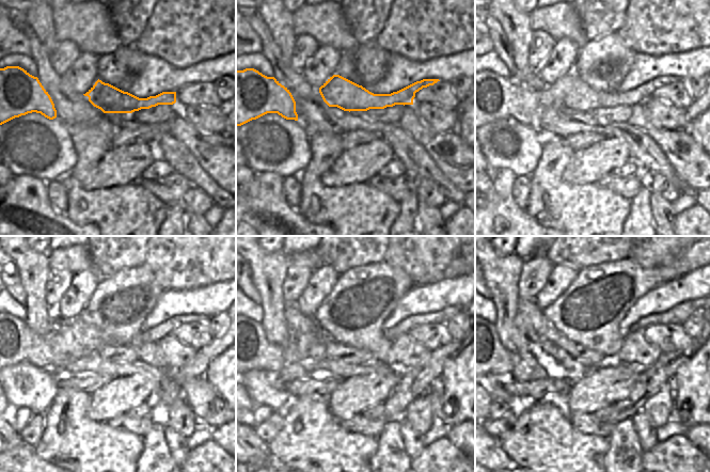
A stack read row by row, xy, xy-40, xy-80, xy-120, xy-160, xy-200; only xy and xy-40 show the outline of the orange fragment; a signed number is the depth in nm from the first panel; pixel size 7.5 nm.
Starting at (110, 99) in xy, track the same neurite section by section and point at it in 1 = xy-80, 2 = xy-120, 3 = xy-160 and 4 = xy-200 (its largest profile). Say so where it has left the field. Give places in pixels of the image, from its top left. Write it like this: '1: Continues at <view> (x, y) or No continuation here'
1: Continues at xy-80 (496, 97)
2: Continues at xy-120 (69, 339)
3: Continues at xy-160 (257, 352)
4: Continues at xy-200 (496, 361)

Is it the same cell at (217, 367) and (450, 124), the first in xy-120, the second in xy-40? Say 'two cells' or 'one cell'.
two cells

